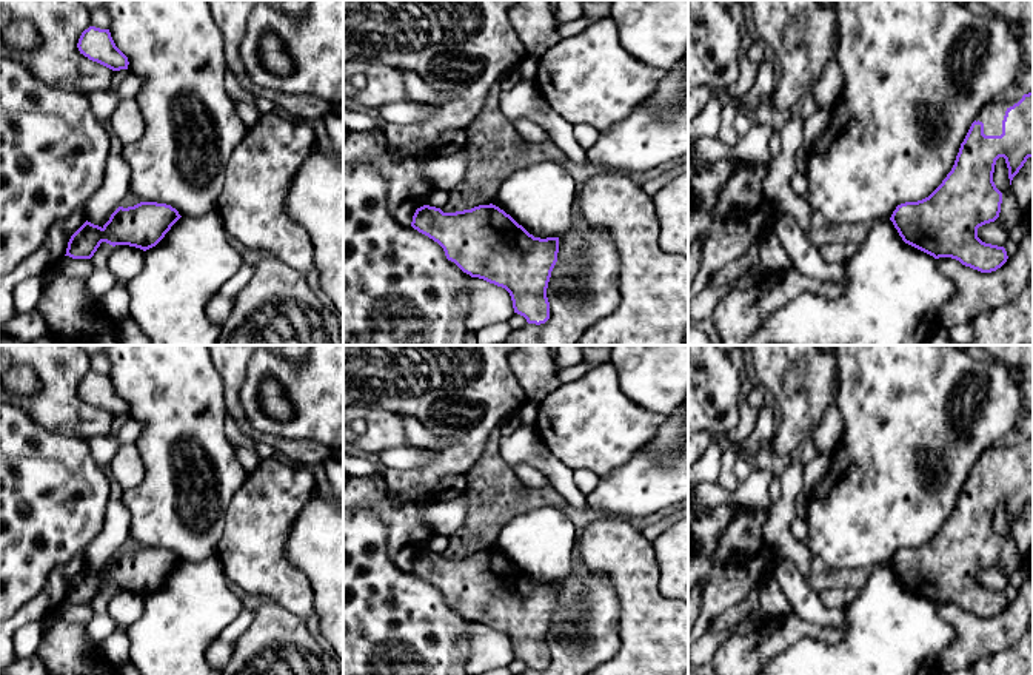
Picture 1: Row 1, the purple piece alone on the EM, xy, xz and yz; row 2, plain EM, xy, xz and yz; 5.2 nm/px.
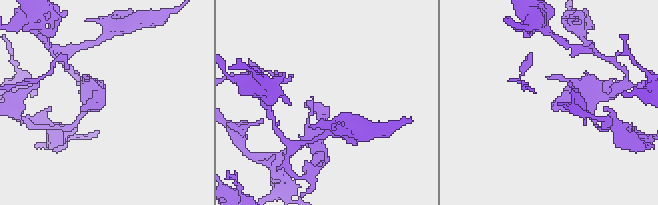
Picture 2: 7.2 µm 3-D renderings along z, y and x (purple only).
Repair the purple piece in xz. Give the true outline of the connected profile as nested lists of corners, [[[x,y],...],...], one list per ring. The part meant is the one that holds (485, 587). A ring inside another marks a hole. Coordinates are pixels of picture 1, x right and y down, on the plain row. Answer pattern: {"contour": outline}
{"contour": [[[493,549],[456,558],[423,550],[416,555],[411,572],[437,587],[463,618],[505,633],[514,658],[528,669],[550,664],[547,633],[559,583],[534,583]]]}

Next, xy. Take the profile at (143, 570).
{"contour": [[[140,547],[128,553],[119,552],[103,572],[86,566],[71,581],[65,601],[91,604],[102,587],[146,596],[155,592],[180,562],[179,556],[166,549]]]}

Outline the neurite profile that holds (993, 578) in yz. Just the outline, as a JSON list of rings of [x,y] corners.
[[[998,562],[995,567],[990,567],[990,569],[979,572],[978,583],[985,589],[1005,592],[1005,587],[1008,584],[1008,578],[1002,572],[1002,566]]]

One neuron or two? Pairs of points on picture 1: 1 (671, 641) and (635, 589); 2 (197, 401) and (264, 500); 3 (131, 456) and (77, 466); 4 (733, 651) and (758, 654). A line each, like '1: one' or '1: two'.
1: one
2: two
3: two
4: one

